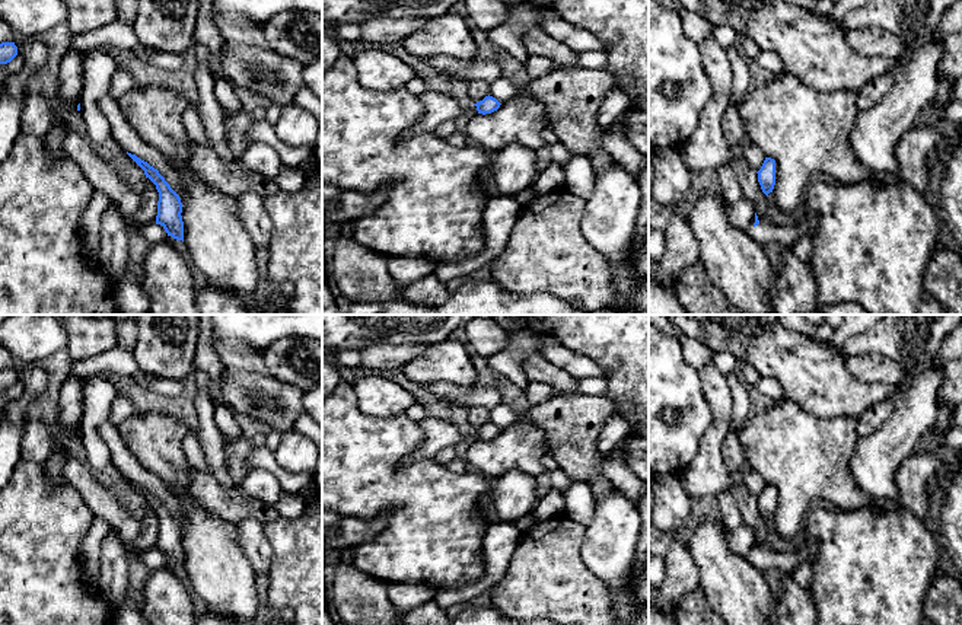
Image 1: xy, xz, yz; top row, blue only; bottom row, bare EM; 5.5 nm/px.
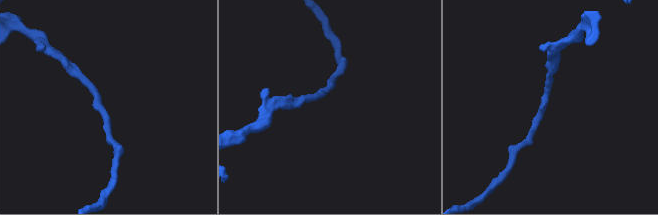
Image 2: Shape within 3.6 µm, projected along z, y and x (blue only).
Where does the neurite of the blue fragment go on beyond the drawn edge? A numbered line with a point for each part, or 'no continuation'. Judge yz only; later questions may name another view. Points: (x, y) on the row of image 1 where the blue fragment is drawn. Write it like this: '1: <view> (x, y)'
no continuation

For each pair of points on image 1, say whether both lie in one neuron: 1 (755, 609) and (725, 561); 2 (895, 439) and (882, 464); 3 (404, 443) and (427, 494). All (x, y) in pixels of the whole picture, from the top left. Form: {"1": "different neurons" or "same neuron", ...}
{"1": "same neuron", "2": "same neuron", "3": "same neuron"}

